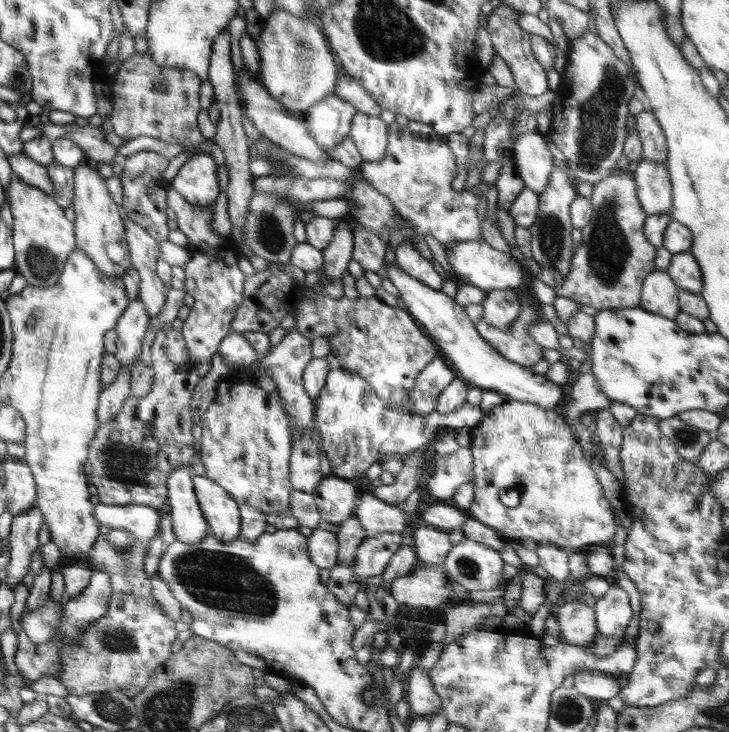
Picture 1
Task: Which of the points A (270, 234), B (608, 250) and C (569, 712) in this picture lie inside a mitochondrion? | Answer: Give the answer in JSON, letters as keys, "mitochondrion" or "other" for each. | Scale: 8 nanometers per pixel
{"A":"mitochondrion","B":"mitochondrion","C":"mitochondrion"}

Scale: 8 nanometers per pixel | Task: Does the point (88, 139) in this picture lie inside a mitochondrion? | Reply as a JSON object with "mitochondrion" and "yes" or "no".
{"mitochondrion":"no"}

